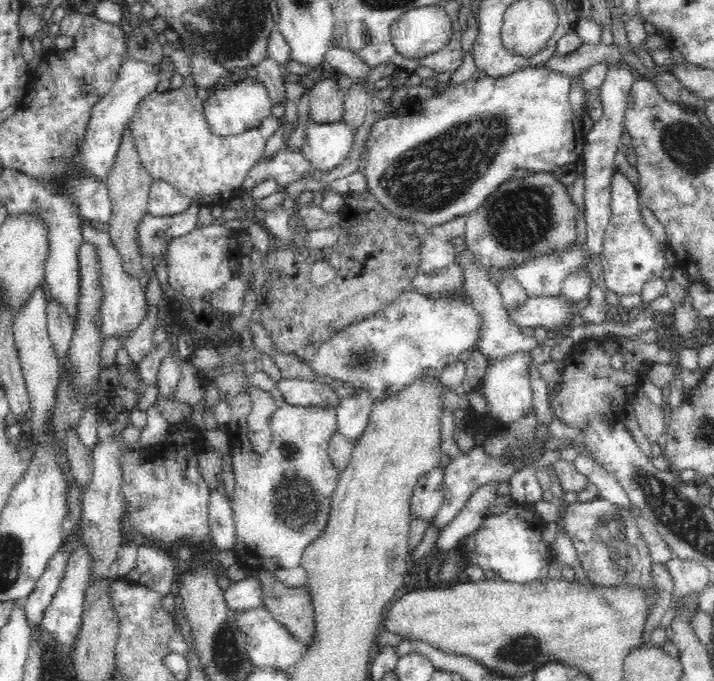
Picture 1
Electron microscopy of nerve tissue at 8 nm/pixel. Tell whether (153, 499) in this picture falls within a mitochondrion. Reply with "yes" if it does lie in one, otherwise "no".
yes

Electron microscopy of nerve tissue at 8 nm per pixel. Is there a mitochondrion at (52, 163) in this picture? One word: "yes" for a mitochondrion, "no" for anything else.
yes

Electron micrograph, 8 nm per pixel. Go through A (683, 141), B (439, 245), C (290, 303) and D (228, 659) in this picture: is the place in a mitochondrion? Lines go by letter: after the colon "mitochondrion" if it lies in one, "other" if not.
A: mitochondrion
B: other
C: other
D: mitochondrion

